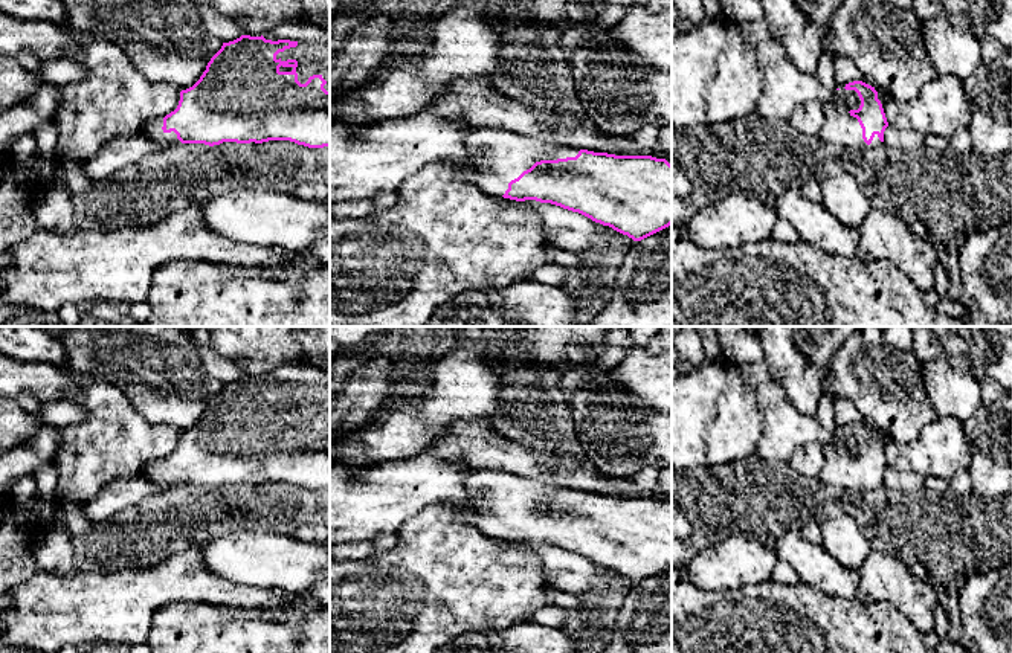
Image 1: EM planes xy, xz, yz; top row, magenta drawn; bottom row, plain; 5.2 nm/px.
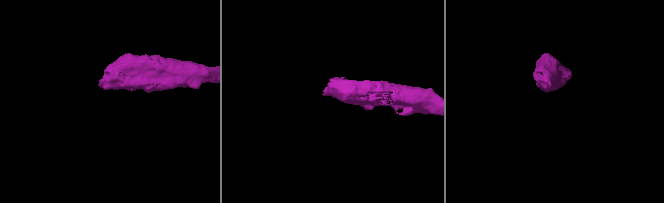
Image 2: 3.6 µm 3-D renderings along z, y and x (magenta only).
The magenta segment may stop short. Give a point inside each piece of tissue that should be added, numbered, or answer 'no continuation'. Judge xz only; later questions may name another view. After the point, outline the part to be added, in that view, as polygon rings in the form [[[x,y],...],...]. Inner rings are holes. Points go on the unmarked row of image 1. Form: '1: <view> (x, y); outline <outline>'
1: xz (496, 498); outline [[[502,468],[475,470],[464,479],[469,499],[453,505],[458,519],[488,537],[502,539],[508,525],[540,502],[575,499],[579,490],[521,478]]]

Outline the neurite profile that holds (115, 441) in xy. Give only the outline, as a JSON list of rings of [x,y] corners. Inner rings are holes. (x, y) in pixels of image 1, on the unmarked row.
[[[67,369],[67,374],[78,391],[64,398],[81,406],[85,420],[60,430],[61,447],[55,456],[58,473],[55,496],[60,502],[67,499],[82,505],[95,499],[108,484],[137,478],[148,462],[165,459],[177,450],[179,429],[148,423],[118,386],[73,369]]]

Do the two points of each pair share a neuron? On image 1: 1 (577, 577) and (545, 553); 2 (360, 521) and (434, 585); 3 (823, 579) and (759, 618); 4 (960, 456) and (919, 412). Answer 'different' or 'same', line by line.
1: same
2: different
3: different
4: different

